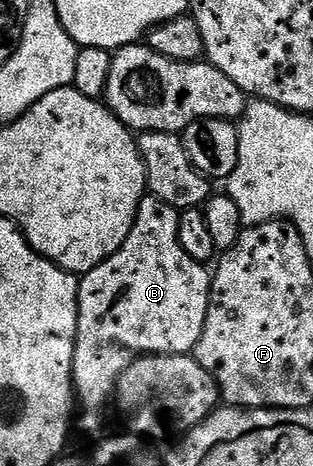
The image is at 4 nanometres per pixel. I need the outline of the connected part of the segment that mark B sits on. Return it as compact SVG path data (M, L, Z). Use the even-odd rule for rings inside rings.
M145 195L140 201L138 215L126 243L110 259L79 278L78 327L72 364L72 384L84 414L79 414L78 425L88 433L96 433L104 425L104 404L113 400L120 377L138 357L149 355L188 355L202 339L202 327L206 323L206 311L210 303L212 273L201 262L190 259L178 243L180 213L162 203L162 199Z

